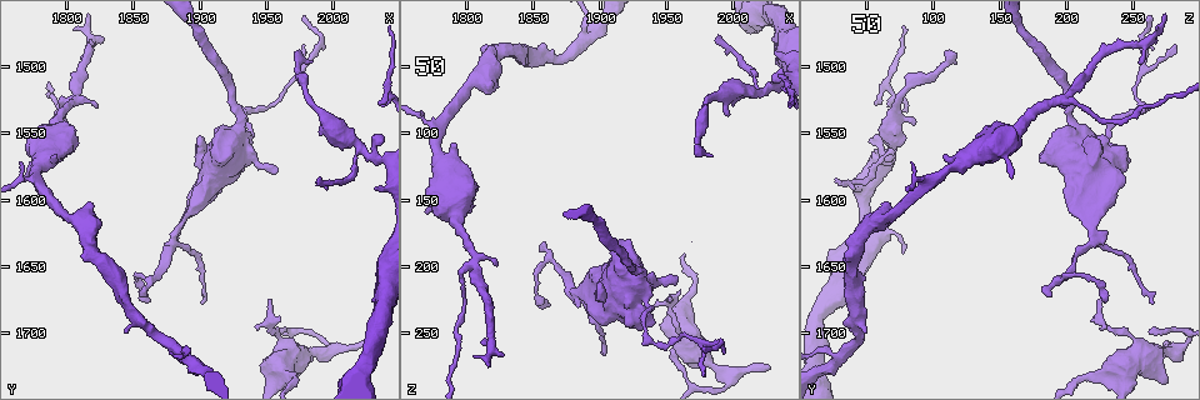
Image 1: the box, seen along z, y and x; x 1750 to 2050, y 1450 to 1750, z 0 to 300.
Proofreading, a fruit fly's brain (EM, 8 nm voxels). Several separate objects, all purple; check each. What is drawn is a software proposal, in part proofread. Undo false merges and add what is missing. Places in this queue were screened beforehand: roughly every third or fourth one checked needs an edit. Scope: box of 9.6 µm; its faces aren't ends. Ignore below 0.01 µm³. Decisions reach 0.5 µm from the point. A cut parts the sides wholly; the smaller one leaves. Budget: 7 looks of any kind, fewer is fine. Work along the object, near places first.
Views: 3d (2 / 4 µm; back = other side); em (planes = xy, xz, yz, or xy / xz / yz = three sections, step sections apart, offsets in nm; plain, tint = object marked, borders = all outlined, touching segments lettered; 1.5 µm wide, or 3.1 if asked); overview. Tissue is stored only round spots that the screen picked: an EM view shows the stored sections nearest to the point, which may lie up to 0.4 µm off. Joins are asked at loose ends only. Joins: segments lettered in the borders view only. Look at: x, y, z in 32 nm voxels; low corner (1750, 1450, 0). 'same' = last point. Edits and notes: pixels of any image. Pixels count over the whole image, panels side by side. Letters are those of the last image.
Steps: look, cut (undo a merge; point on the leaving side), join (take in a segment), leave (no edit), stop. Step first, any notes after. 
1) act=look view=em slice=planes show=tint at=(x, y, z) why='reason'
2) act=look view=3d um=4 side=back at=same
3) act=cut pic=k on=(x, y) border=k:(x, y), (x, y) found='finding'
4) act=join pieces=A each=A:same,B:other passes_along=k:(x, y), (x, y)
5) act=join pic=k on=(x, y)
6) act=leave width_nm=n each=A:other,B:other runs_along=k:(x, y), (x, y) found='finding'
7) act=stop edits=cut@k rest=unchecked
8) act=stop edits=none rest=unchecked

act=look view=3d um=2 side=back at=(1768, 1584, 156) why='tapers out'

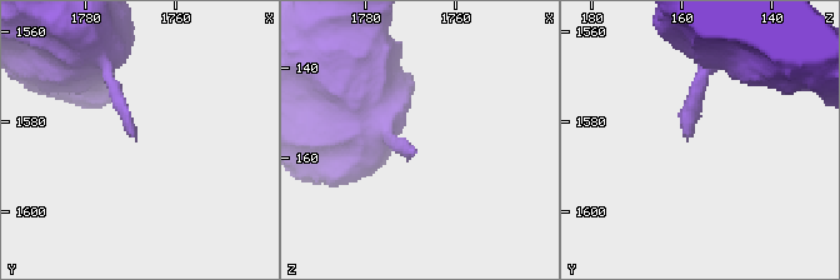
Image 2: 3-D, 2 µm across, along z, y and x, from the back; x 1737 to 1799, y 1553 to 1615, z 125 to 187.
act=look view=em slice=planes show=tint at=(1769, 1583, 158) why='now the EM'

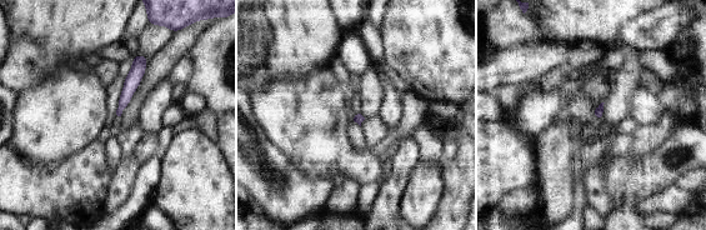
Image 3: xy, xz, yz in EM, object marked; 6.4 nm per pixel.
act=look view=em slice=planes show=borders at=same

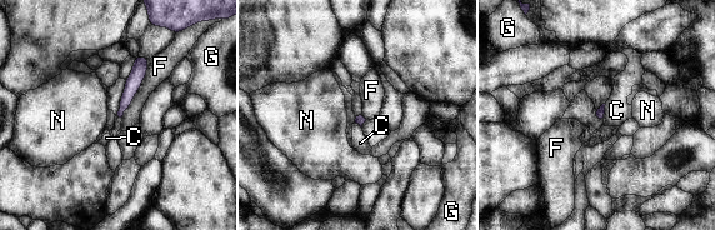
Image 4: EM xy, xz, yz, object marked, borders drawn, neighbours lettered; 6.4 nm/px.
act=leave each=C:other,F:other,G:other,N:other found='none of them fits'

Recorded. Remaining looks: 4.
act=look view=em slice=planes show=tint at=(2026, 1708, 278) why='an open end'

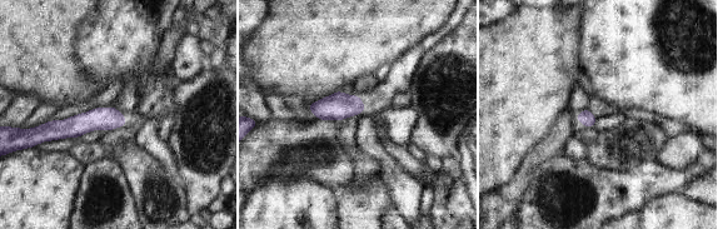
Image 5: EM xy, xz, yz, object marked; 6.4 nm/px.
act=look view=em slice=planes show=borders at=same why='see the neighbours'

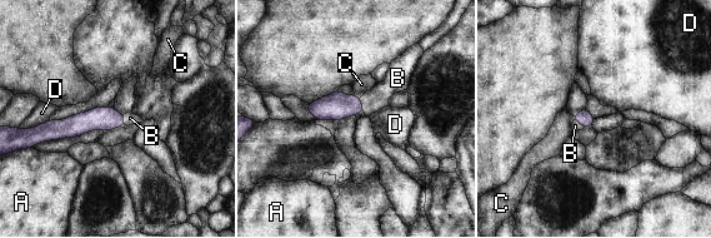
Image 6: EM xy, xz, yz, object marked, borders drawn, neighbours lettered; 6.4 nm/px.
act=join pieces=B each=A:other,B:same,C:other,D:other passes_along=6:(335, 107), (361, 104), (374, 100) found='it goes on there'

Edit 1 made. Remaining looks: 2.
act=stop edits=join@6 rest=unchecked

